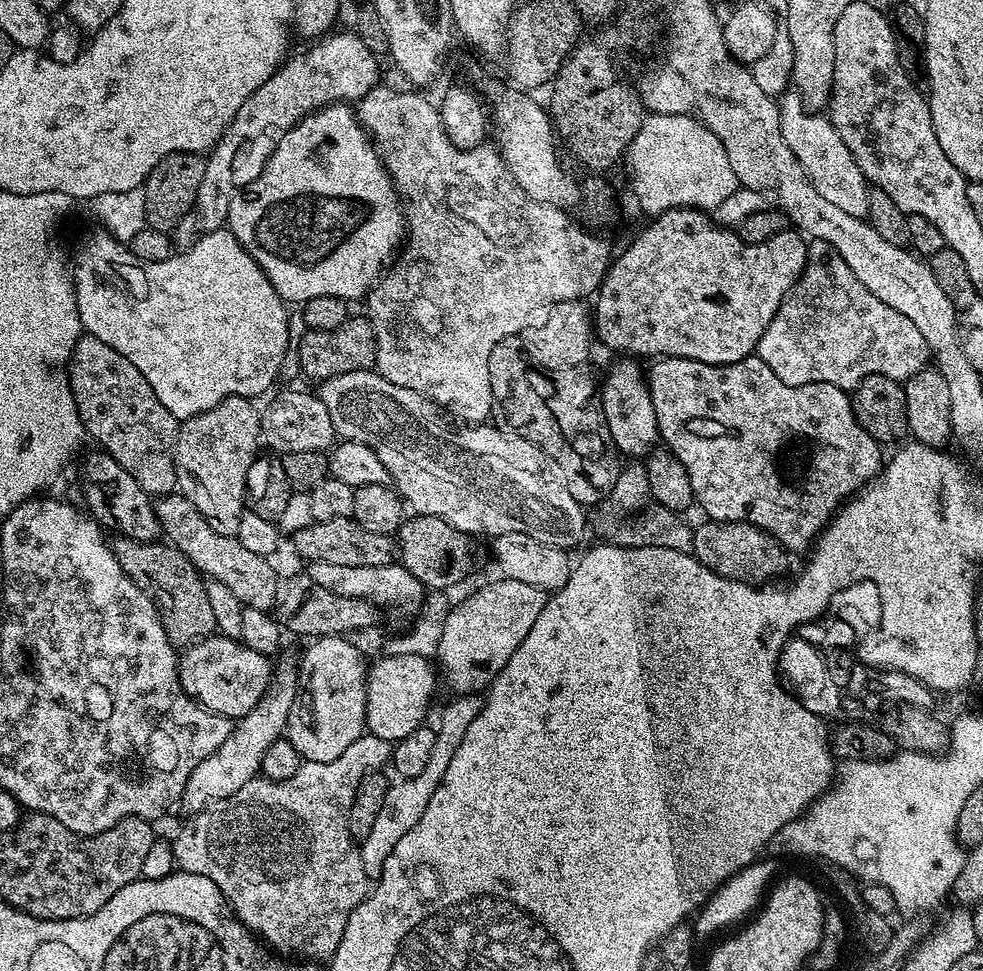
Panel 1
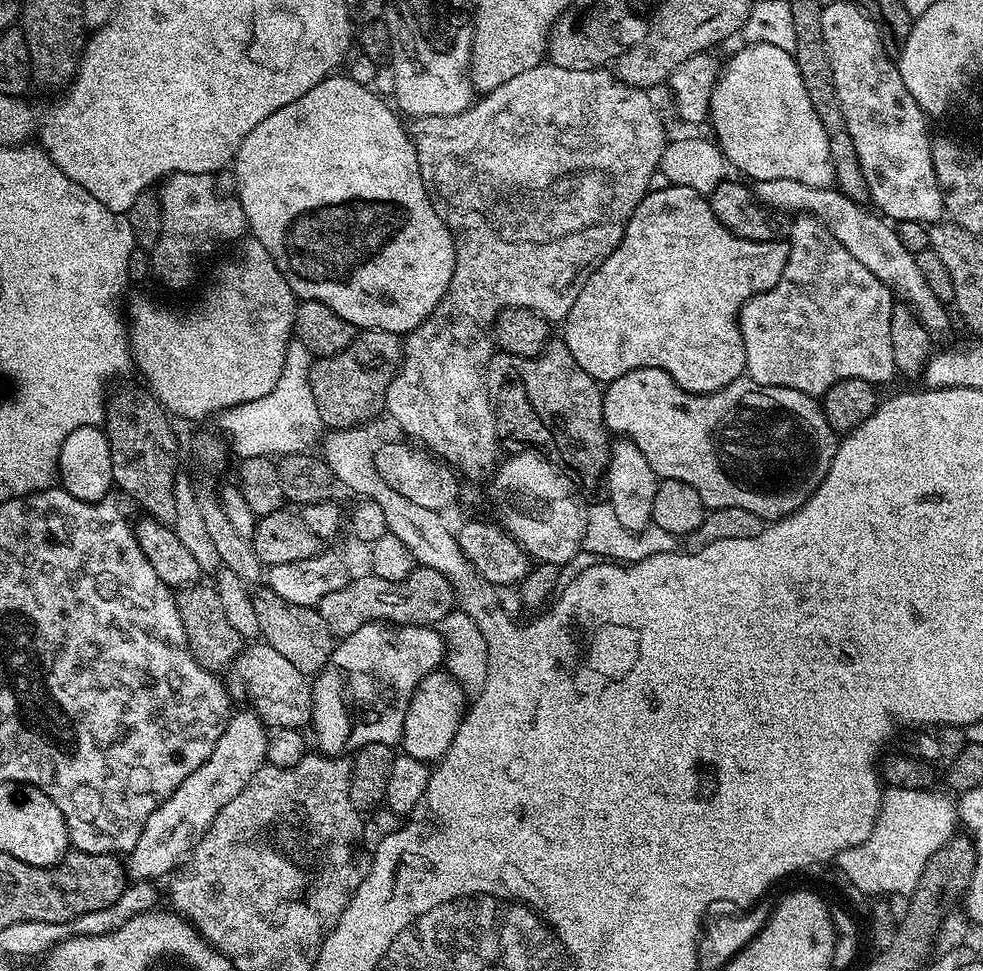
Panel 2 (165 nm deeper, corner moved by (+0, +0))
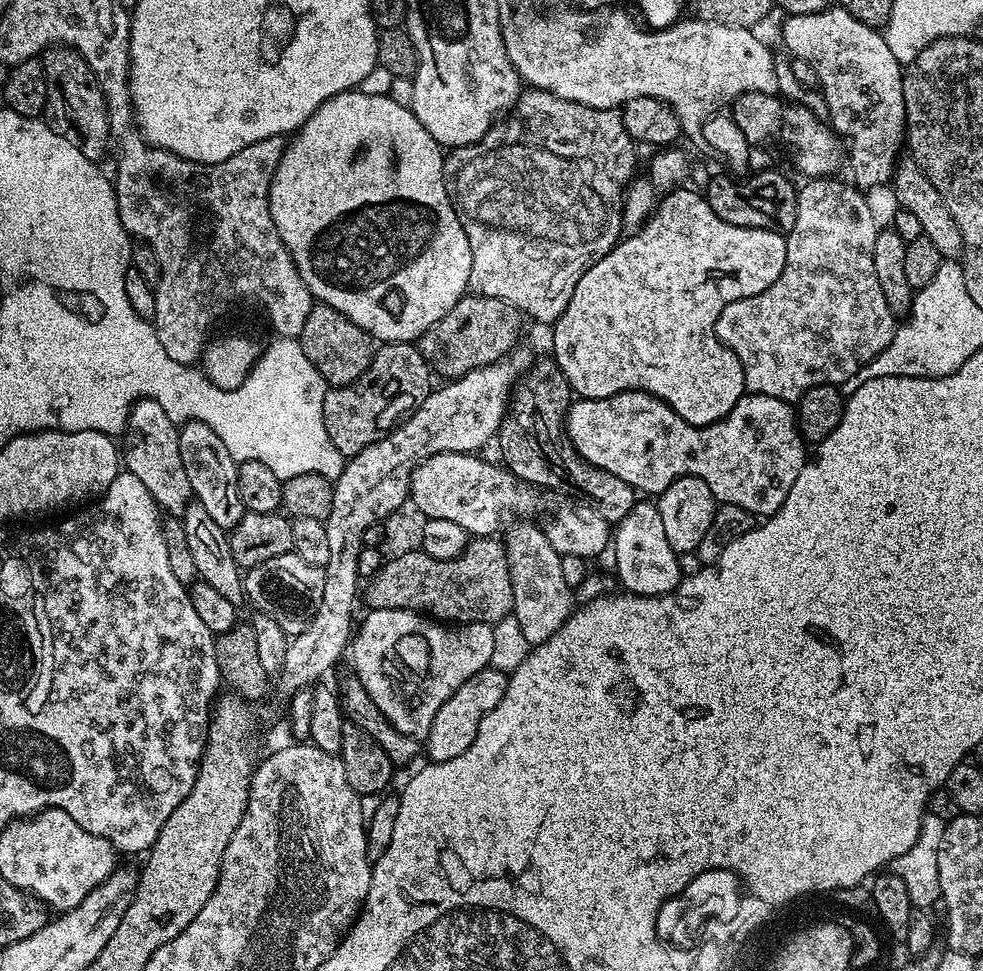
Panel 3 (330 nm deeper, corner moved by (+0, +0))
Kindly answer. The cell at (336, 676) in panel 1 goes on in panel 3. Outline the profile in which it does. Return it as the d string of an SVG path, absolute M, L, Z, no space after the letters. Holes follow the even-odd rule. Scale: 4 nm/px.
M374 608L367 613L364 621L359 621L350 641L350 657L354 667L354 675L360 679L366 694L374 698L374 706L394 726L394 730L402 730L402 734L413 736L423 741L427 737L430 726L434 726L434 714L442 710L442 702L450 698L478 670L490 665L490 654L494 652L494 636L491 624L461 624L449 626L444 622L433 622L419 612L402 610L401 608Z

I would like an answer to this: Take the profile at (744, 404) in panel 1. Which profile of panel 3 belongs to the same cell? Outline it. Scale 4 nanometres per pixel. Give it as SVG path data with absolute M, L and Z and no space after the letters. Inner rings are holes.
M619 392L610 398L594 398L593 400L576 398L568 406L566 431L568 433L568 440L574 446L574 450L587 464L592 464L595 468L606 470L606 474L614 474L618 478L622 478L622 482L626 482L629 486L635 488L637 493L652 494L648 492L653 492L653 494L659 494L666 491L678 478L682 478L683 476L697 476L698 478L702 478L702 482L706 482L706 486L710 486L710 490L714 493L720 504L742 506L742 510L752 513L753 517L756 518L772 516L780 509L782 502L786 502L786 494L790 494L790 490L798 478L798 470L802 470L806 459L806 445L800 437L800 427L796 424L795 407L787 400L770 398L766 394L758 394L757 392L748 392L737 402L734 410L730 410L730 414L726 414L718 422L707 424L701 428L695 428L693 424L686 422L665 400L659 400L657 396L651 396L649 392Z

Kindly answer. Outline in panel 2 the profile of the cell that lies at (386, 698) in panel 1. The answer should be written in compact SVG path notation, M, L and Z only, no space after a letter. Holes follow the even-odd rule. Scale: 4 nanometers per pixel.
M437 670L426 674L416 687L406 714L402 741L403 755L413 756L425 762L440 761L450 750L450 742L454 742L454 734L458 734L458 726L464 721L465 711L464 688L449 672Z

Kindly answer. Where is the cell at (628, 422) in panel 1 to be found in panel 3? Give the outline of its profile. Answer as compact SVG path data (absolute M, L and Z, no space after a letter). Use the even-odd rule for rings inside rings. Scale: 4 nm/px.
M644 498L635 504L614 528L614 547L616 566L614 575L620 579L625 593L633 596L666 596L680 585L678 553L666 539L666 530L662 527L662 514L651 499Z

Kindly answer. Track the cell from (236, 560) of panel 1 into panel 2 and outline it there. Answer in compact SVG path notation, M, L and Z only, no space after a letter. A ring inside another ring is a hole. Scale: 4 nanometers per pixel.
M271 594L257 595L254 599L254 610L258 613L258 626L263 643L278 650L304 676L315 677L328 665L332 657L334 637L326 626L322 614L316 608L294 606L282 598Z

